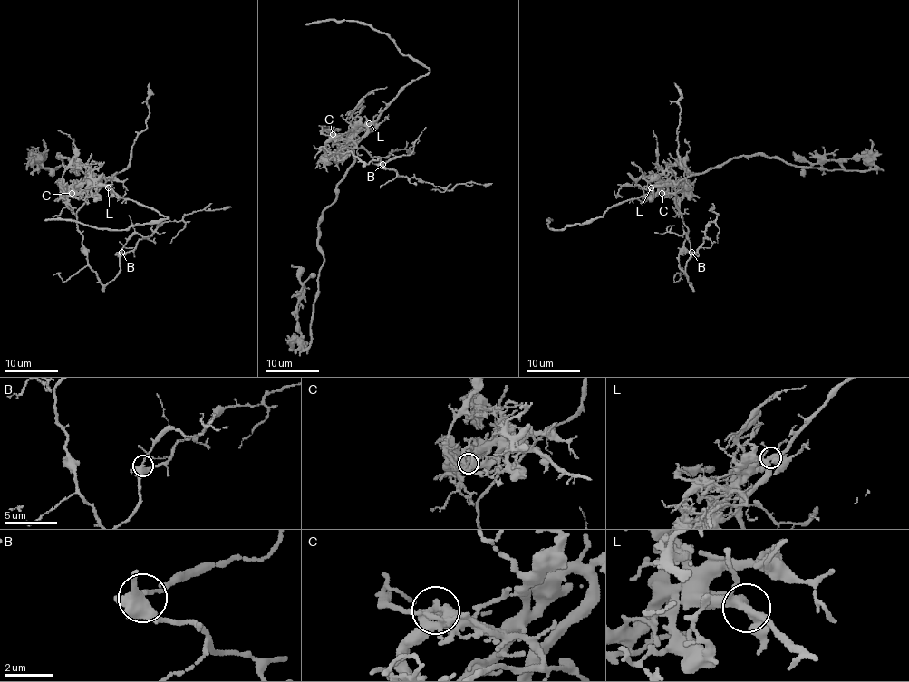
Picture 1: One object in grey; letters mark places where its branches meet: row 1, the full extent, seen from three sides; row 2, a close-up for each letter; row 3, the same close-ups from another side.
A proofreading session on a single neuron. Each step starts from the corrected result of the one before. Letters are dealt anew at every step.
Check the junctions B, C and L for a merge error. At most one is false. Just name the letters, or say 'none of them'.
C

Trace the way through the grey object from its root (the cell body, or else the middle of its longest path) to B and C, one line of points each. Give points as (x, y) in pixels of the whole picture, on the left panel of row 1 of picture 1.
B: (100, 185), (106, 185), (88, 188), (93, 194), (77, 211), (77, 227), (102, 284), (119, 272), (121, 252)
C: (100, 185), (106, 185), (72, 192)

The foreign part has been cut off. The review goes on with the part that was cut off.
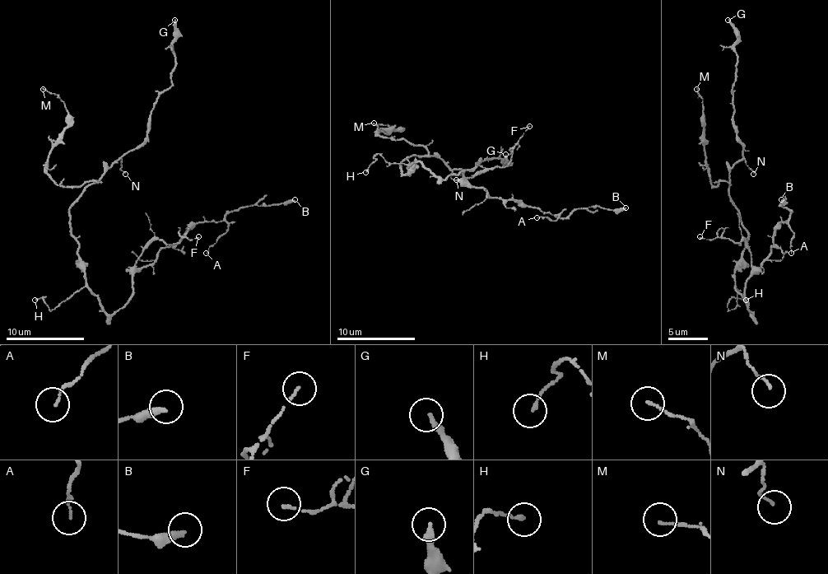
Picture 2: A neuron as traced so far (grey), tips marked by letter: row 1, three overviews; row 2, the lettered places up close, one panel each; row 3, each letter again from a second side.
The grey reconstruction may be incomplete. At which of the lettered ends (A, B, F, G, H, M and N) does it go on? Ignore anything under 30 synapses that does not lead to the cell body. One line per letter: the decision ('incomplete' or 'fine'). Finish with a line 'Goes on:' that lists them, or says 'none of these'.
A: fine
B: fine
F: fine
G: fine
H: fine
M: fine
N: fine
Goes on: none of these

